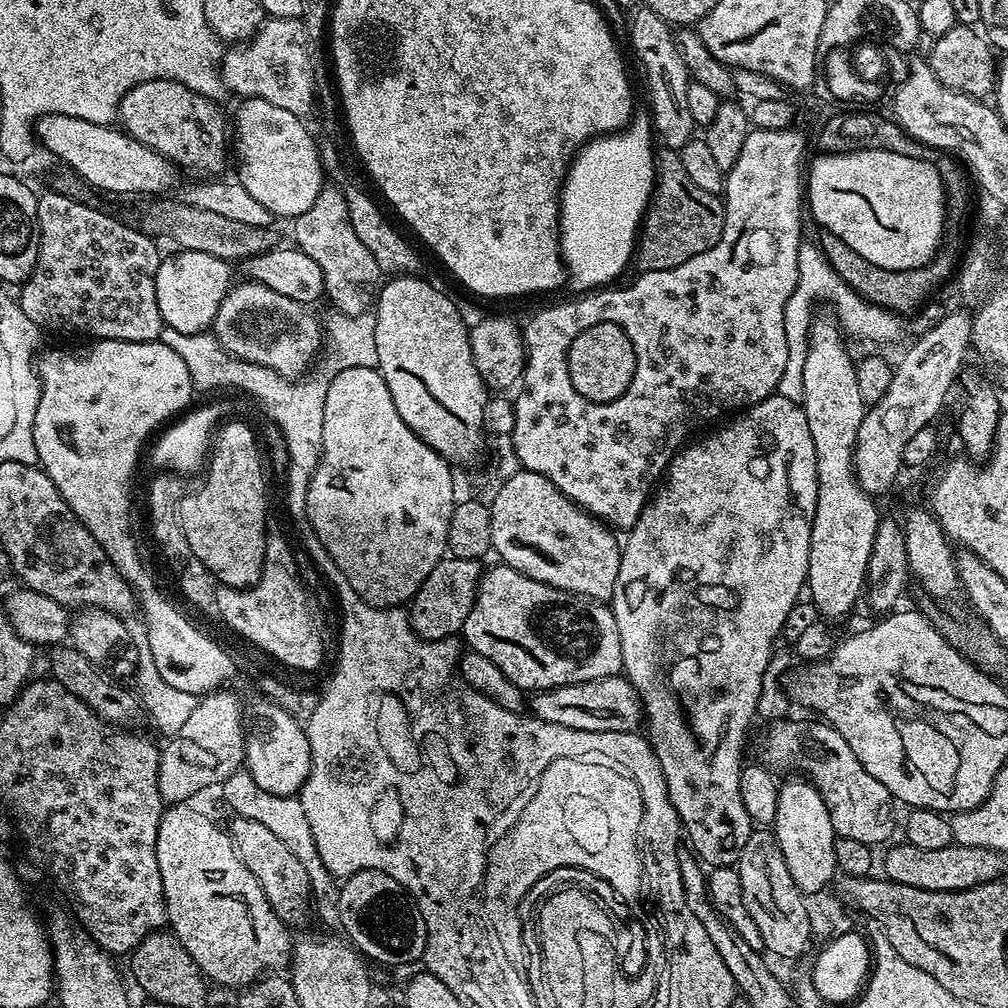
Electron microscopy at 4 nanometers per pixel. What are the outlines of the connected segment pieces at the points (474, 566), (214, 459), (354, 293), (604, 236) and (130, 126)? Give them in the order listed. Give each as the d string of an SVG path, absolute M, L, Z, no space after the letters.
M445 556L423 580L413 596L409 608L409 624L412 631L423 640L444 640L457 635L473 608L482 581L481 563L472 559Z
M232 418L219 429L218 439L210 452L206 464L208 477L200 488L187 493L181 502L181 529L184 532L188 550L196 557L197 565L205 568L212 576L220 579L226 588L249 588L256 584L264 565L264 537L270 527L268 521L268 500L264 497L264 468L260 465L260 448L250 423Z
M323 187L310 210L293 219L290 226L296 239L293 240L295 247L318 262L325 280L324 296L336 307L333 309L342 316L357 316L369 311L381 287L382 273L378 262L374 262L374 254L370 254L358 234L354 234L343 191L339 187Z
M638 106L619 132L589 140L573 157L560 191L560 253L563 255L568 284L577 292L588 292L613 283L613 279L631 263L639 225L647 212L652 189L655 188L655 153L651 111L647 107Z
M151 80L135 84L125 96L120 99L118 124L129 136L133 136L145 147L167 158L181 169L189 168L204 178L216 178L221 175L224 163L230 160L230 128L224 125L224 112L215 100L206 98L176 80Z

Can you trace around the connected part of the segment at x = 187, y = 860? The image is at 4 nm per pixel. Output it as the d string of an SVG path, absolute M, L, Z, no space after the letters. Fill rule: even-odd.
M188 802L174 804L165 807L160 815L156 857L162 874L164 905L168 911L167 927L180 939L190 958L194 958L213 985L225 984L228 988L240 990L252 984L265 970L287 969L292 958L294 936L288 933L289 925L270 906L266 894L262 894L258 878L246 870L246 862L242 862L236 853L232 837L206 813L192 806Z

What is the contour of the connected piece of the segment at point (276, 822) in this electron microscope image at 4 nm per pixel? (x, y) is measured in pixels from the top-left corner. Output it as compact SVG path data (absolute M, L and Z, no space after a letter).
M242 768L223 781L220 785L220 791L225 795L224 800L231 809L231 813L246 818L253 818L256 822L261 823L269 831L273 831L297 855L298 860L305 867L310 878L312 894L310 902L313 913L315 914L316 912L321 922L328 927L325 929L332 932L341 931L342 920L338 909L340 890L337 886L336 878L329 873L325 863L322 862L321 856L318 854L318 848L314 846L310 824L306 819L306 812L302 809L299 797L272 795L268 791L262 790L254 782L253 776Z

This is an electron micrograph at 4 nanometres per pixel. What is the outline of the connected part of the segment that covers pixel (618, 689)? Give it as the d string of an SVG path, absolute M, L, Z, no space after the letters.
M624 674L598 678L594 682L574 682L570 686L545 688L533 696L536 697L533 700L531 697L530 712L535 719L554 722L572 730L634 732L641 727L646 716L640 692Z

